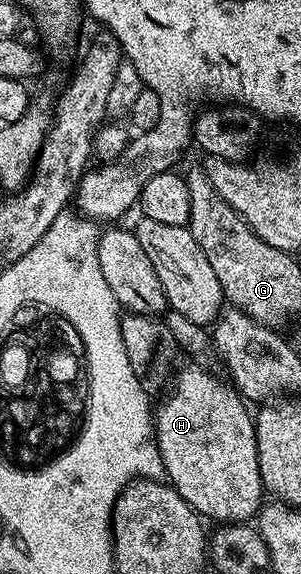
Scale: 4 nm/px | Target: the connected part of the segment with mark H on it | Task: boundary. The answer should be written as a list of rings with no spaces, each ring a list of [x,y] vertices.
[[[182,367],[175,372],[174,382],[171,384],[172,392],[170,387],[163,396],[165,399],[161,401],[160,407],[158,403],[154,411],[156,444],[164,462],[167,482],[205,520],[217,519],[215,522],[220,525],[255,520],[265,502],[266,492],[258,469],[253,412],[248,412],[249,404],[231,382],[223,378],[220,380],[204,367]]]

